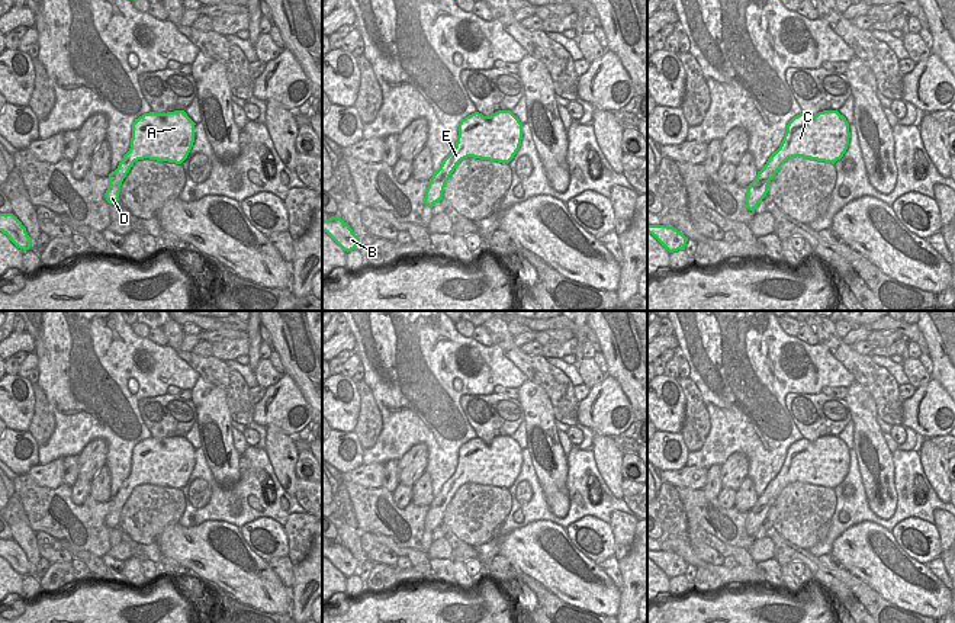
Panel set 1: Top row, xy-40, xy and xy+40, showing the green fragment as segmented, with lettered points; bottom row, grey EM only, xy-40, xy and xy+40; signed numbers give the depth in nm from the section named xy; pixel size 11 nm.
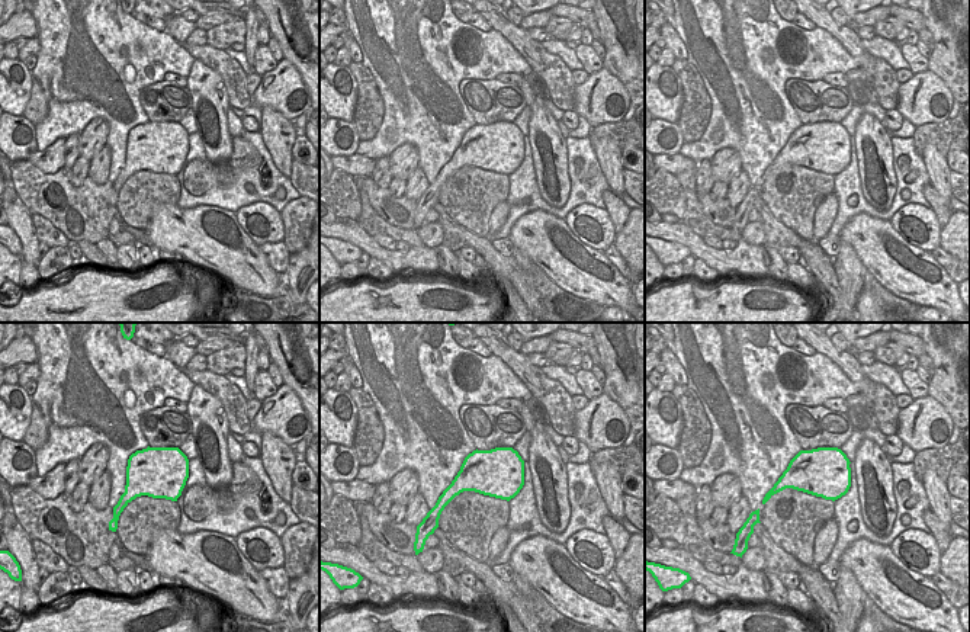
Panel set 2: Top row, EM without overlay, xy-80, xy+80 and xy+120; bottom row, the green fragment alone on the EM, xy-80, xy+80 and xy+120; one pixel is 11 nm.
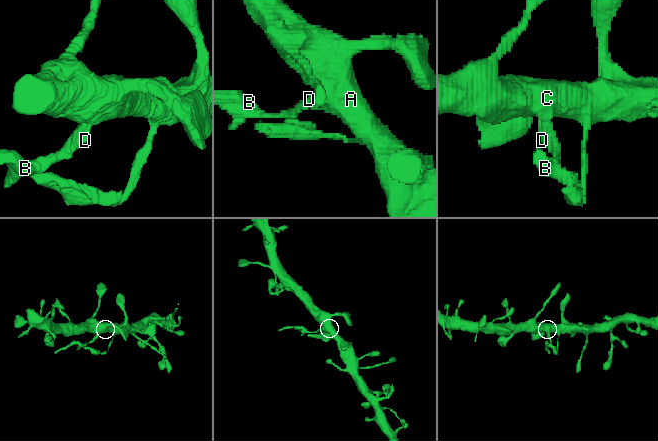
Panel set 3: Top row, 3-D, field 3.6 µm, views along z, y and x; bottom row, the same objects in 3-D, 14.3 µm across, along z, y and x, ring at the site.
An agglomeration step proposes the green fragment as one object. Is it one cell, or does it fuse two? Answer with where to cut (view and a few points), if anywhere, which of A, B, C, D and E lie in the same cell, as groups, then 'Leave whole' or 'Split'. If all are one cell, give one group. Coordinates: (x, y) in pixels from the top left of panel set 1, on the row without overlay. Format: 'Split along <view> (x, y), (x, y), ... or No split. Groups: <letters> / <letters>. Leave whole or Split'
Split along xy+40 (765, 490), (771, 497), (777, 497). Groups: A C E / B D. Split.

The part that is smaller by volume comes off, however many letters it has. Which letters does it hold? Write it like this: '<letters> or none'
B, D

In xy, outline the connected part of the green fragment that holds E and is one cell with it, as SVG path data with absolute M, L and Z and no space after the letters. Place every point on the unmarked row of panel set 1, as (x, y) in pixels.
M498 436L491 441L475 437L460 446L456 472L441 491L444 498L453 498L467 482L508 489L520 475L521 465L522 449L511 436Z

